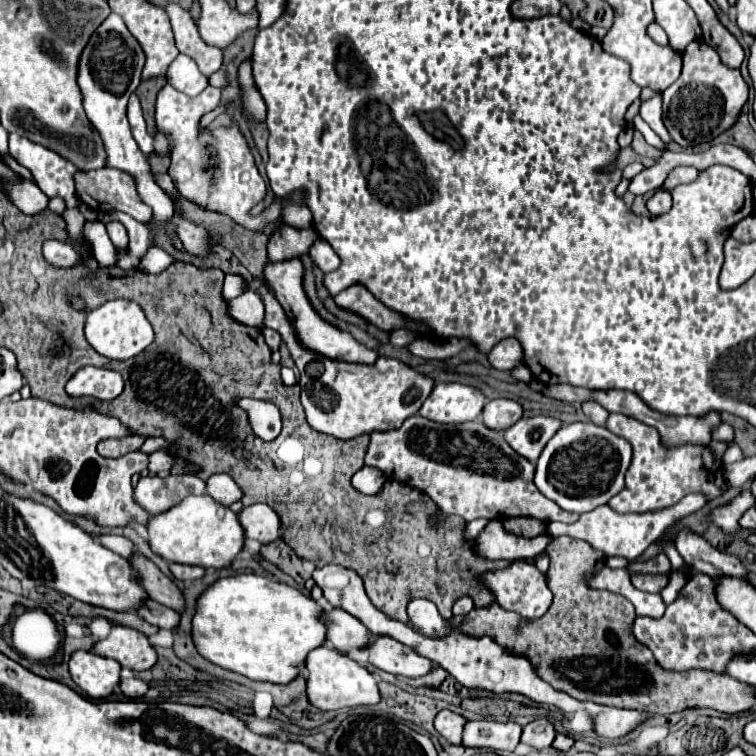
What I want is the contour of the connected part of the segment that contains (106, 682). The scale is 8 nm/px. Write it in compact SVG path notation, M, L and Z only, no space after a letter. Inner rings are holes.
M75 651L71 655L71 659L69 659L69 673L71 673L73 681L91 699L103 699L103 697L111 695L113 693L113 687L119 683L119 671L121 671L121 665L117 661L105 659L101 655L95 655L93 651Z

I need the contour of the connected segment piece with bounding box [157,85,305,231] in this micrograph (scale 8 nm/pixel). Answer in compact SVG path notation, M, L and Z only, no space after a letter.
M165 85L159 91L157 129L167 137L169 147L173 151L169 175L175 181L179 193L185 195L187 199L191 199L203 207L209 207L211 211L227 213L234 222L247 227L247 229L261 231L265 225L281 221L285 203L305 205L305 201L303 201L305 195L291 193L287 197L277 197L259 215L255 215L255 217L249 215L251 207L265 199L267 185L255 167L255 161L245 143L245 137L241 135L241 131L237 127L217 129L213 133L199 133L199 129L197 129L201 115L207 111L213 111L219 105L219 97L221 97L219 89L215 89L211 85L197 97L187 97L183 93L179 93L177 89L173 89L171 85Z

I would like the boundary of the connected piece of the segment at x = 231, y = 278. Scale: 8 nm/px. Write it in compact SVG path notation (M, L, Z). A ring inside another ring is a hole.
M235 273L225 275L225 283L223 283L223 293L225 293L225 299L235 299L235 297L243 295L245 291L249 291L249 283L245 281L245 277L235 275Z

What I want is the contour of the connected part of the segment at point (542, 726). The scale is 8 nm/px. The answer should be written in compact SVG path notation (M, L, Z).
M535 719L523 729L521 741L541 751L541 749L551 747L555 735L557 735L555 727L553 727L553 723L549 719Z

